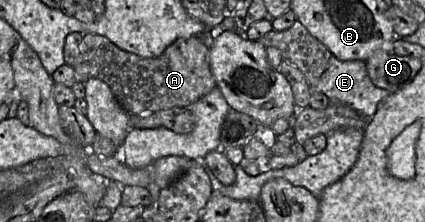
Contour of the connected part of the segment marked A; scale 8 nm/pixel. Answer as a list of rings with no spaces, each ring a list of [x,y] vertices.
[[[93,33],[83,35],[79,49],[77,64],[72,66],[78,81],[85,82],[90,78],[102,80],[109,86],[120,106],[131,116],[155,113],[173,107],[187,108],[216,87],[209,64],[209,48],[199,37],[179,38],[170,44],[161,55],[154,58],[143,58],[124,51],[107,37]]]

